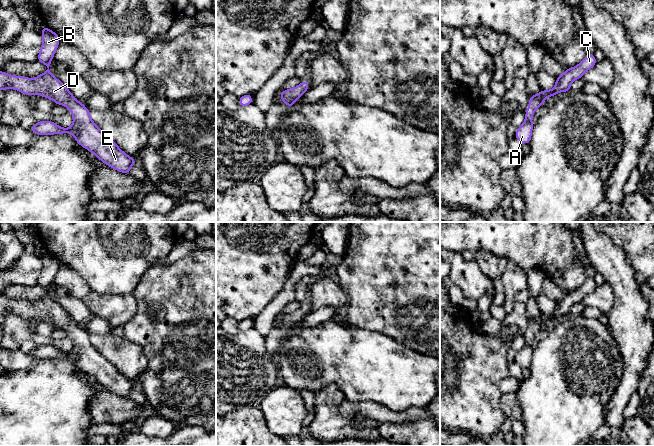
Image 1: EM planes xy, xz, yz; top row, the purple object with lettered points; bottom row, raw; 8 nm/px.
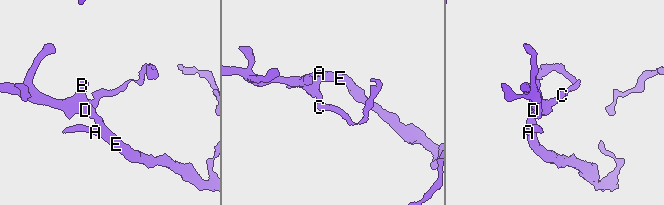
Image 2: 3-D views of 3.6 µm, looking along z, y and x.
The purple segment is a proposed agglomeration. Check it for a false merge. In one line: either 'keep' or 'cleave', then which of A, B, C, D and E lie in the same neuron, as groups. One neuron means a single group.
keep; A B C D E

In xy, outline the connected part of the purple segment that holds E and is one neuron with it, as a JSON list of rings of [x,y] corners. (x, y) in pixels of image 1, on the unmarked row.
[[[42,251],[40,254],[42,257],[43,267],[37,284],[47,289],[47,295],[38,299],[35,303],[24,300],[14,300],[0,295],[0,314],[4,316],[7,312],[11,312],[20,315],[24,319],[38,318],[42,321],[52,323],[56,329],[66,330],[73,338],[73,348],[70,352],[63,352],[52,345],[38,345],[31,353],[29,353],[29,355],[37,359],[64,358],[68,356],[75,361],[75,364],[79,369],[92,376],[106,389],[119,396],[129,398],[131,391],[138,385],[124,377],[117,368],[92,345],[90,335],[84,330],[84,328],[82,326],[78,326],[69,313],[50,297],[50,292],[52,291],[50,286],[58,272],[60,261],[46,251]]]

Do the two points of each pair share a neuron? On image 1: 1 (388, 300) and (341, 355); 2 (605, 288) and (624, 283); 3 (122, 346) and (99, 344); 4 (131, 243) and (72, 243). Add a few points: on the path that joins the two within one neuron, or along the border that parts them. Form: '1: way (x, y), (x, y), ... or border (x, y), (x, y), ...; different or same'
1: border (349, 324), (385, 334); different
2: border (606, 281), (614, 297), (614, 304), (610, 311); different
3: way (116, 346), (105, 344); same
4: way (116, 243), (87, 243); same

